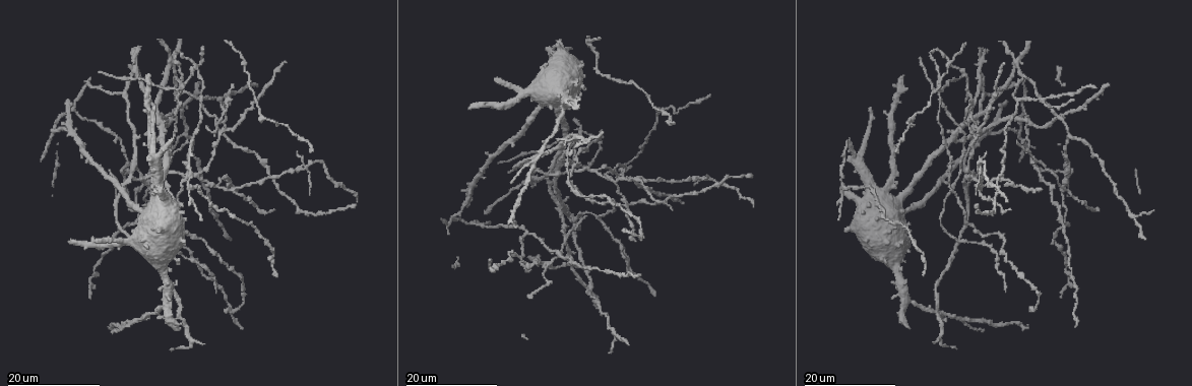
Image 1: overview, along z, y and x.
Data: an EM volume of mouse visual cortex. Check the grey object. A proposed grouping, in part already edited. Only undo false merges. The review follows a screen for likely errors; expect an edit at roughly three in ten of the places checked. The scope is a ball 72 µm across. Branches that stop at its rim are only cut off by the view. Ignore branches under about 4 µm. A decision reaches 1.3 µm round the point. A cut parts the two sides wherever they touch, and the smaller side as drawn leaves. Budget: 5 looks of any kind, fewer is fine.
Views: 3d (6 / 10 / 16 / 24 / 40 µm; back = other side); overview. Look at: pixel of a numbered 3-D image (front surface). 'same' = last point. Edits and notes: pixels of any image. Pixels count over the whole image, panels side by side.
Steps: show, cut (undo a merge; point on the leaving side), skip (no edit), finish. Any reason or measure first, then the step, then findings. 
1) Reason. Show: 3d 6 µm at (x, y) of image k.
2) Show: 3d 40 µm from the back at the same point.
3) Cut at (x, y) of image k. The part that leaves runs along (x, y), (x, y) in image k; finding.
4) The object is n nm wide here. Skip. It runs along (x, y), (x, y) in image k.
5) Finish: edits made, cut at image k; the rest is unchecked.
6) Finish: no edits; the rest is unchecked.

Three-way junction. Show: 3d 16 µm at (598, 171) of image 1.

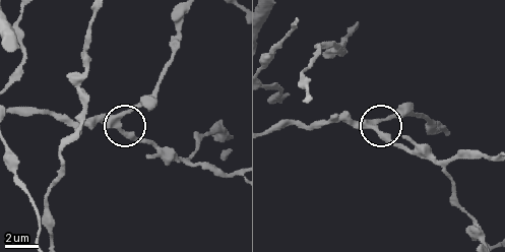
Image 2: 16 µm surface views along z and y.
Show: 3d 10 µm at (375, 120) of image 2.

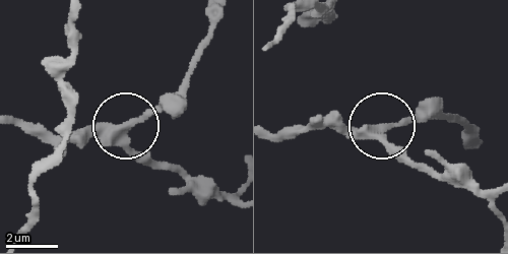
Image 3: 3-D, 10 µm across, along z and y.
Skip. It runs along (276, 133), (379, 126), (411, 164) in image 3; continuous, no second neuron.

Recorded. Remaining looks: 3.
Side arm on a straight run. Show: 3d 24 µm at (117, 195) of image 1.

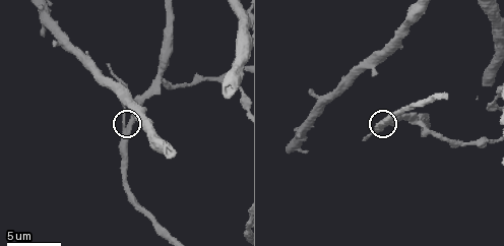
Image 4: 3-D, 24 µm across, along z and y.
Closer look. Show: 3d 6 µm at (124, 126) of image 4.

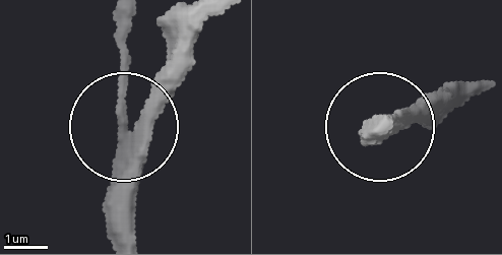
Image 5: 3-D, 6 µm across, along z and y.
3 arms meet here. Cut at (119, 78) of image 5. The part that leaves runs along (121, 143), (121, 16) in image 5; a second neuron is stuck on.

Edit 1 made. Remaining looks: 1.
Finish: edits made, cut at image 5; the rest is unchecked.

